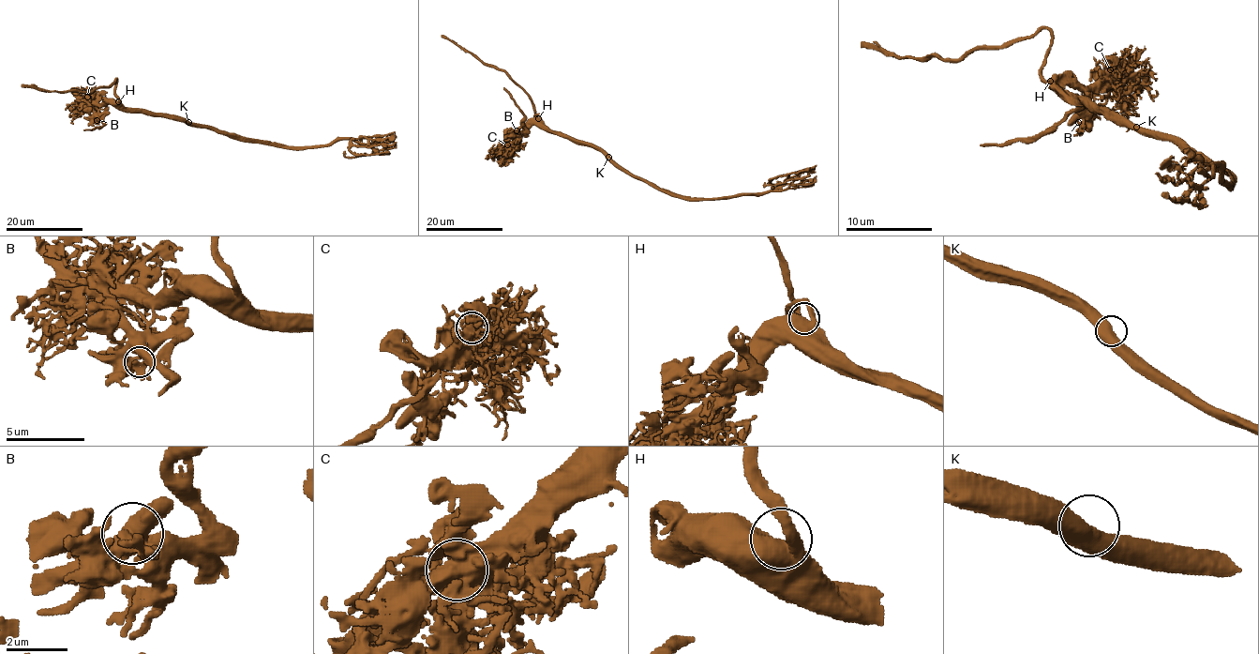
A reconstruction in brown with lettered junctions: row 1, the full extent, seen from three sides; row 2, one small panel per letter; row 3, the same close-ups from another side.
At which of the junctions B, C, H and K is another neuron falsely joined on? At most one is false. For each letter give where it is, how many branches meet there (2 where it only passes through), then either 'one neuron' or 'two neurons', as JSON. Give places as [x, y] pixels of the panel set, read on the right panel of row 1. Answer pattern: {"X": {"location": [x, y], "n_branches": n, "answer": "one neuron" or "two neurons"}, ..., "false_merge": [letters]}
{"B": {"location": [1078, 122], "n_branches": 2, "answer": "one neuron"}, "C": {"location": [1110, 69], "n_branches": 3, "answer": "two neurons"}, "H": {"location": [1050, 81], "n_branches": 2, "answer": "one neuron"}, "K": {"location": [1136, 127], "n_branches": 2, "answer": "one neuron"}, "false_merge": ["C"]}

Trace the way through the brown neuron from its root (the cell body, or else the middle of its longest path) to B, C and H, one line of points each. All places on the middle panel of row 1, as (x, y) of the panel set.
B: (607, 158), (592, 147), (548, 132), (534, 124), (521, 132), (517, 130)
C: (607, 158), (592, 147), (548, 132), (534, 124), (506, 145)
H: (607, 158), (592, 147), (553, 133), (538, 118)

